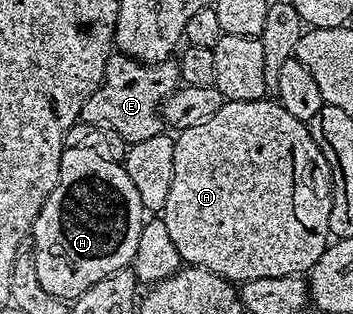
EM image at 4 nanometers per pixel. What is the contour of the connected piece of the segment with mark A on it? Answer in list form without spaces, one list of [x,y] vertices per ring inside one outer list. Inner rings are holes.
[[[260,101],[244,103],[231,116],[220,118],[209,127],[201,127],[190,136],[191,139],[175,153],[175,184],[171,190],[169,214],[165,222],[169,229],[169,237],[173,237],[173,245],[177,245],[177,253],[181,253],[184,264],[188,267],[199,267],[209,274],[226,279],[232,285],[263,285],[268,281],[295,281],[308,271],[314,272],[324,262],[323,254],[327,251],[327,242],[332,242],[331,204],[333,188],[331,186],[331,170],[329,161],[325,161],[325,153],[321,153],[319,140],[308,124],[297,121],[277,101]]]

